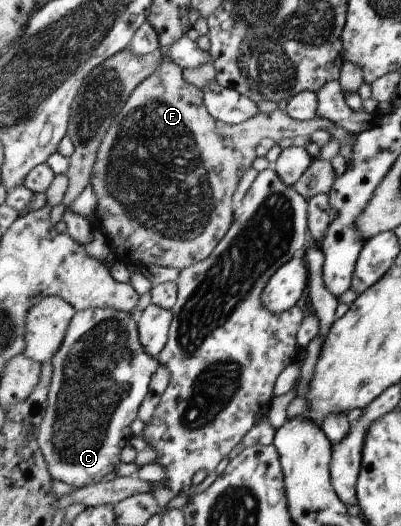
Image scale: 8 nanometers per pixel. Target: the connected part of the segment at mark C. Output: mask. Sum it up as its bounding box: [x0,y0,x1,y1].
[39,308,159,489]

